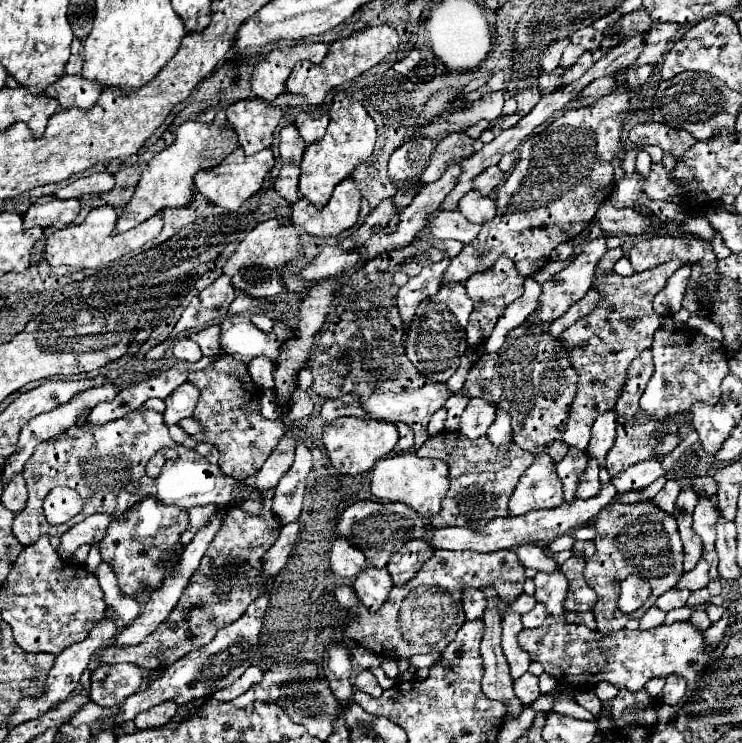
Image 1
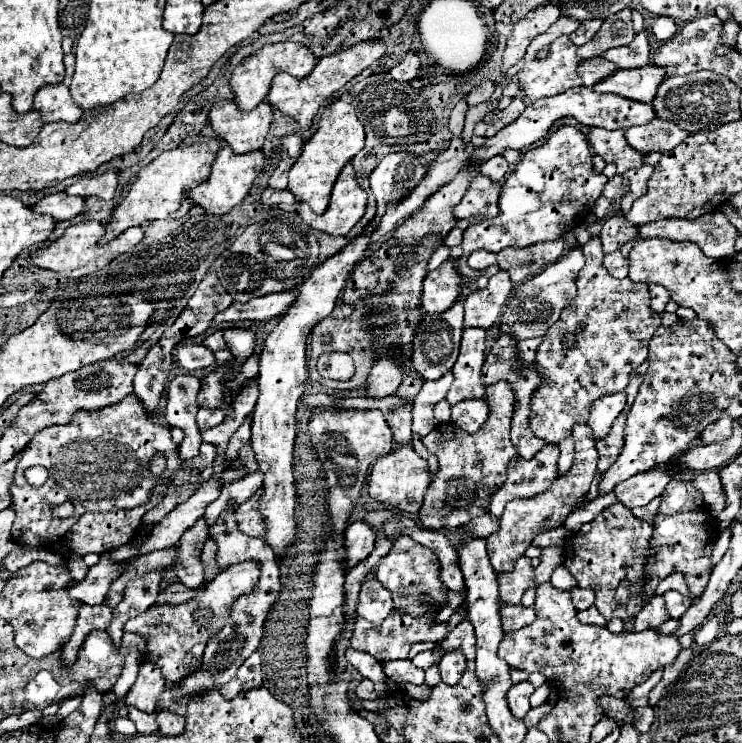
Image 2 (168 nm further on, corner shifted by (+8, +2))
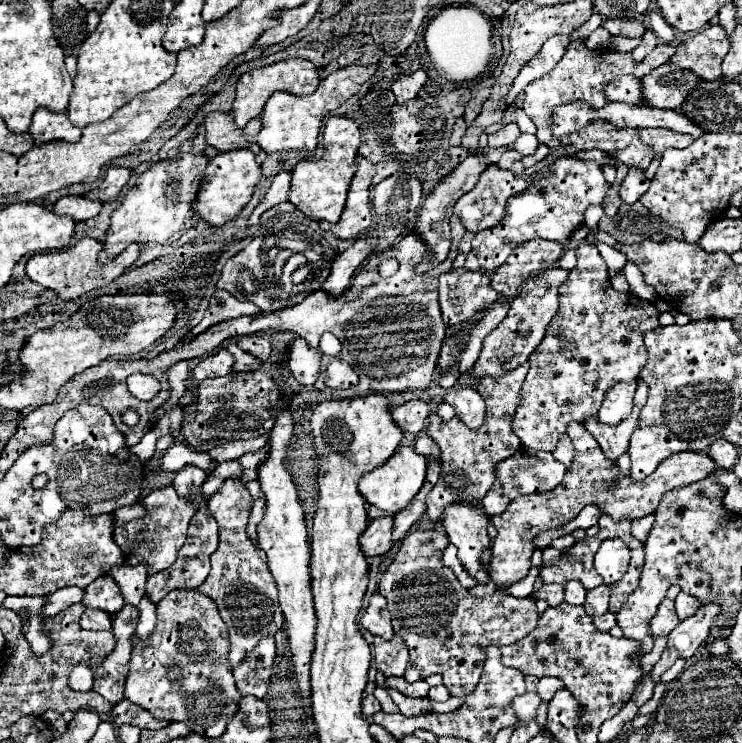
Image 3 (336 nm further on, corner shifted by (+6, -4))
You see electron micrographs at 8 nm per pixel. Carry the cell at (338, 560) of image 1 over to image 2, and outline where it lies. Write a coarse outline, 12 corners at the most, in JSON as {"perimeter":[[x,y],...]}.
{"perimeter":[[363,521],[345,529],[343,565],[349,571],[371,553],[375,533]]}

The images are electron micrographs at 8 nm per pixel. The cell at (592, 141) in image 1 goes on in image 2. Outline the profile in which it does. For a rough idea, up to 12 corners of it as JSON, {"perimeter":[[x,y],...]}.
{"perimeter":[[559,127],[501,185],[499,215],[465,229],[499,253],[563,237],[585,221],[605,175],[587,135]]}

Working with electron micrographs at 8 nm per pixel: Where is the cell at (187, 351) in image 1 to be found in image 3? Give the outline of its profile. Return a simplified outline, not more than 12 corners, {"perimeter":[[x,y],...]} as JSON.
{"perimeter":[[219,349],[197,363],[193,377],[203,379],[229,375],[233,355]]}

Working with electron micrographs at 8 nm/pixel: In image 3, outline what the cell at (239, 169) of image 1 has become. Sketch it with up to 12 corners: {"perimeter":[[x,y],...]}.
{"perimeter":[[249,149],[209,159],[193,211],[223,227],[249,203],[261,167]]}

